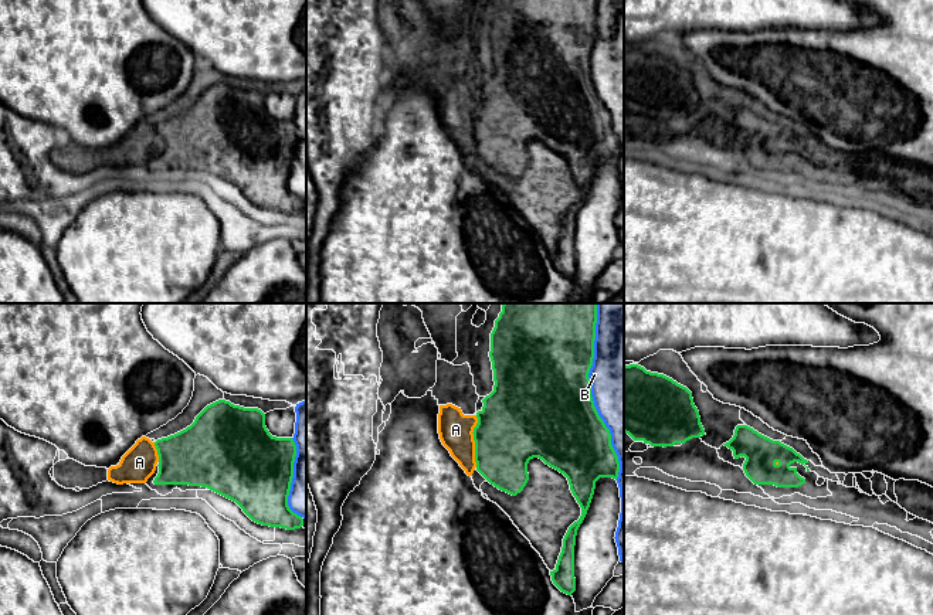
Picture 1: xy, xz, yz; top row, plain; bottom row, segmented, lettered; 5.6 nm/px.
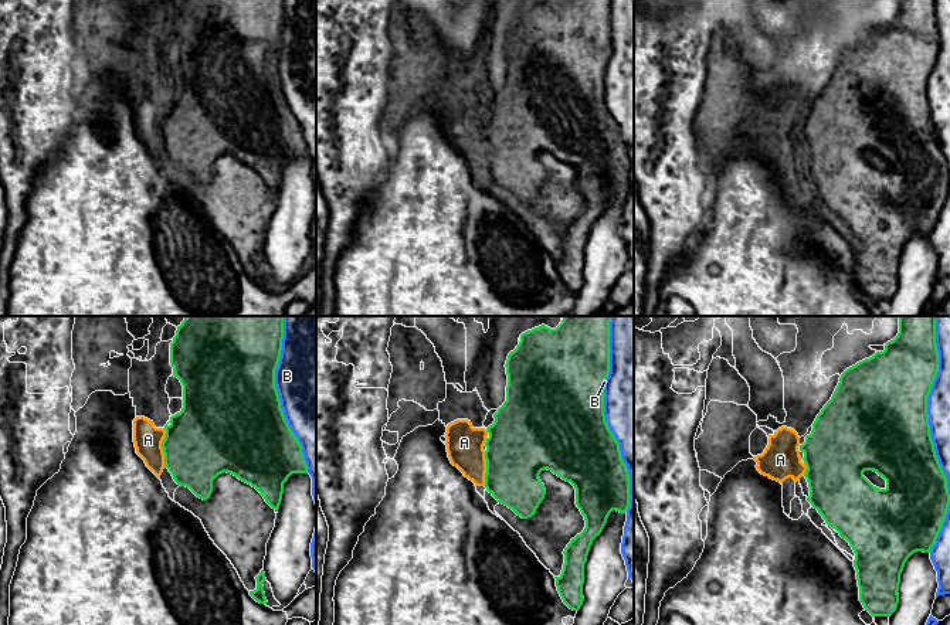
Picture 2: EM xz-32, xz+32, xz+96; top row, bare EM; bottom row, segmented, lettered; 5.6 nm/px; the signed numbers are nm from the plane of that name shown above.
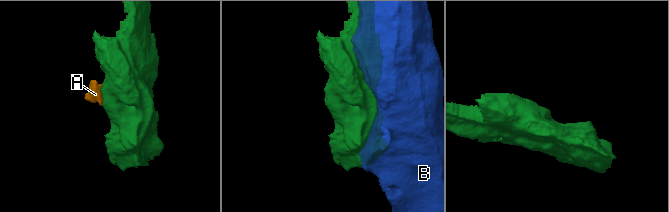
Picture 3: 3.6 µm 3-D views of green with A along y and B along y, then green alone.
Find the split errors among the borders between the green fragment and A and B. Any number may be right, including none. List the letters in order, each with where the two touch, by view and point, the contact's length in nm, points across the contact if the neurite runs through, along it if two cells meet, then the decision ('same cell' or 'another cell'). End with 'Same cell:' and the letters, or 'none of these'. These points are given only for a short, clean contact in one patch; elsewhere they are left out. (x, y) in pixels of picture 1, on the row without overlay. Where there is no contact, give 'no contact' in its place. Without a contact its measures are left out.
A: meets green in xz at (474, 122); contact 300 nm long; border along xz (477, 98), (472, 115), (475, 149); another cell
B: meets green in xz at (591, 81); contact 950 nm long; another cell
Same cell: none of these

